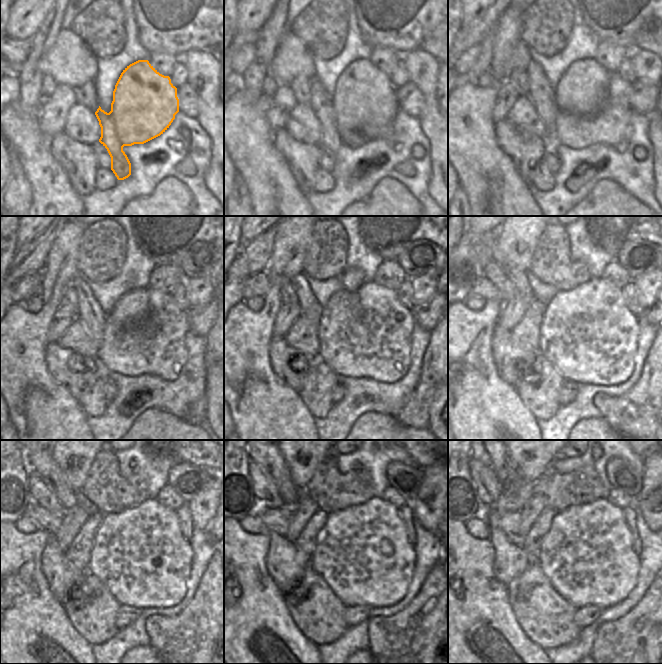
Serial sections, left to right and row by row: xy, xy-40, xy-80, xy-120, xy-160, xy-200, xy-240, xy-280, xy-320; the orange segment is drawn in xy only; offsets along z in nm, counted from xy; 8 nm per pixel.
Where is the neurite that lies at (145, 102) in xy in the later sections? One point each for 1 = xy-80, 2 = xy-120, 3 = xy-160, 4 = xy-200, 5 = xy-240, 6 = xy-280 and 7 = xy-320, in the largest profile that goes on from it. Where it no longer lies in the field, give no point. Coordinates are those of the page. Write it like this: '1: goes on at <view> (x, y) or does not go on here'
1: goes on at xy-80 (582, 90)
2: goes on at xy-120 (132, 308)
3: goes on at xy-160 (310, 308)
4: goes on at xy-200 (519, 279)
5: goes on at xy-240 (41, 462)
6: goes on at xy-280 (270, 460)
7: goes on at xy-320 (493, 460)

